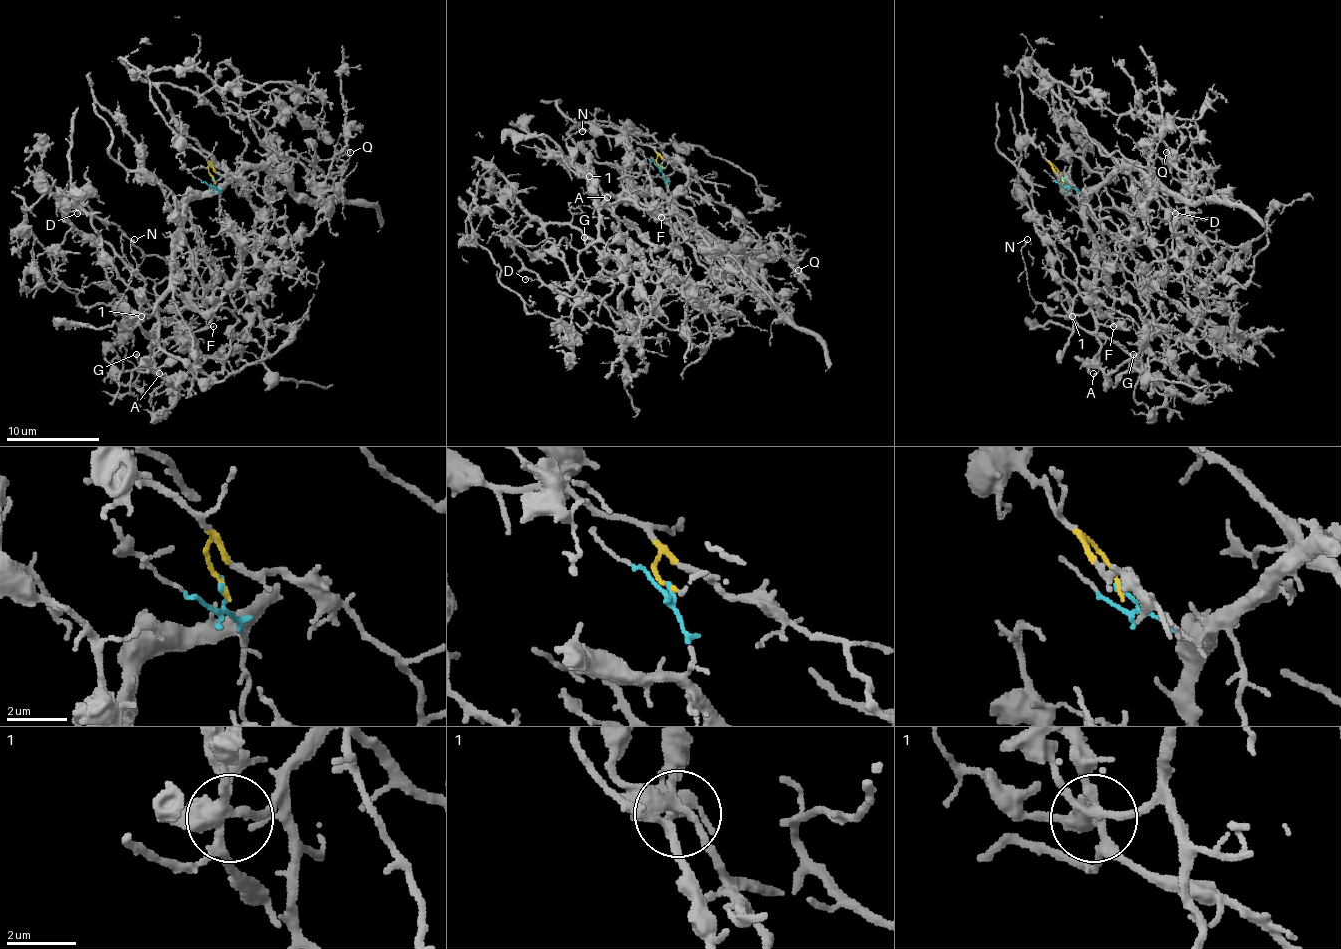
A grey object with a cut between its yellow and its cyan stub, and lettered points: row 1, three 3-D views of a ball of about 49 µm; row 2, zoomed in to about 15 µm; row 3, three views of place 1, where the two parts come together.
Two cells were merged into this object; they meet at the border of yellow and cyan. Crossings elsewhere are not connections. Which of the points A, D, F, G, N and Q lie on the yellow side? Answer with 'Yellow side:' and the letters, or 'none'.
Yellow side: D, G, Q

